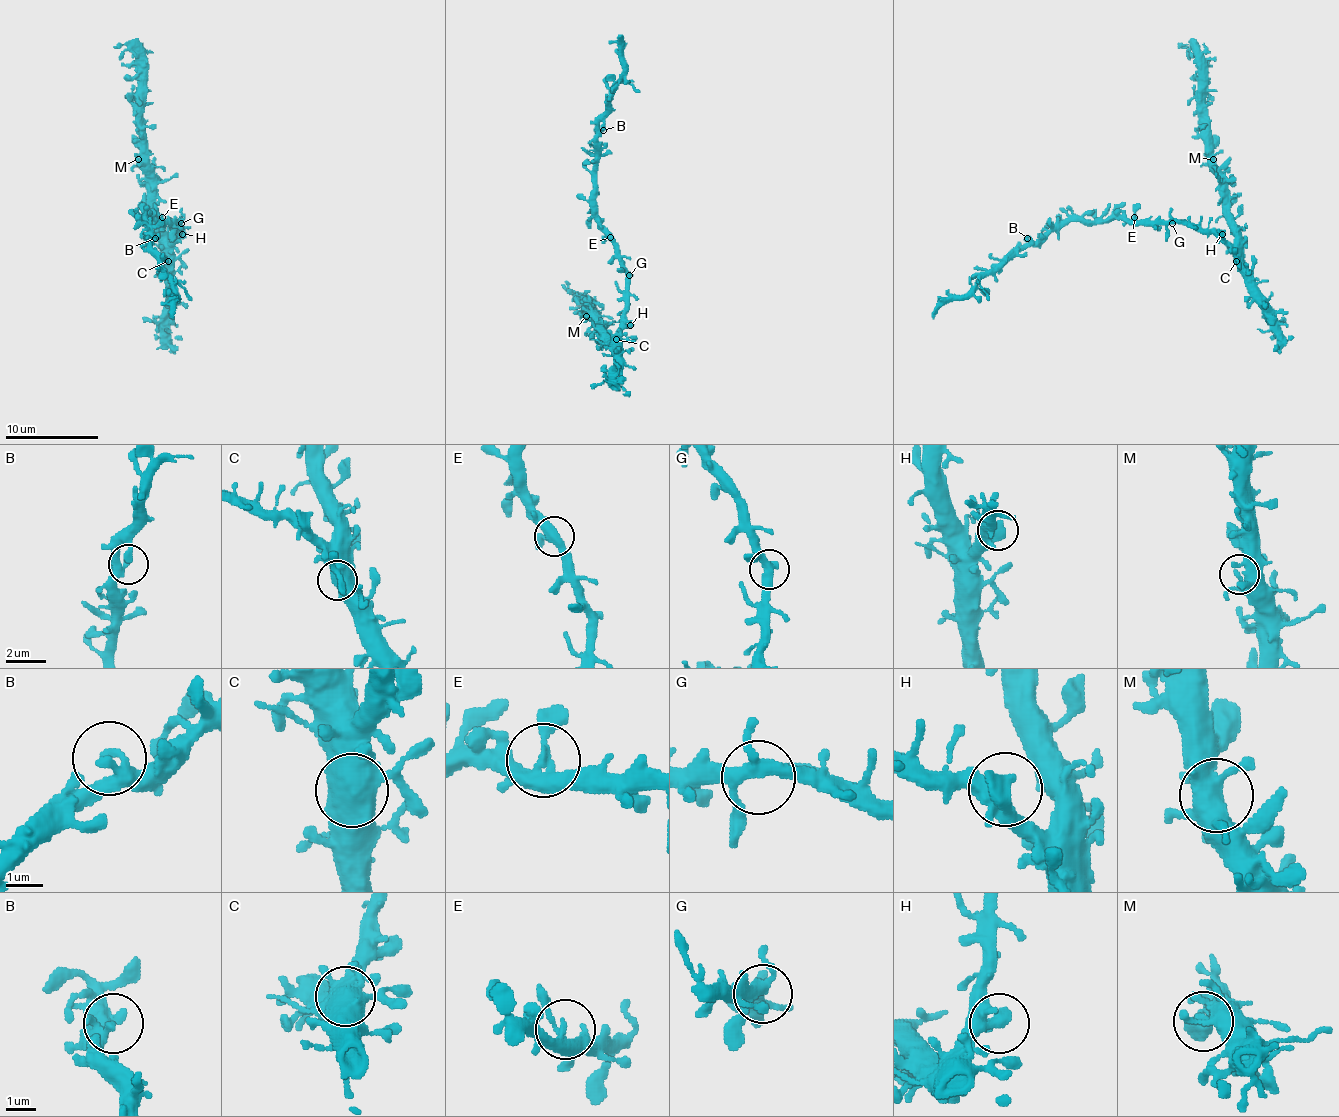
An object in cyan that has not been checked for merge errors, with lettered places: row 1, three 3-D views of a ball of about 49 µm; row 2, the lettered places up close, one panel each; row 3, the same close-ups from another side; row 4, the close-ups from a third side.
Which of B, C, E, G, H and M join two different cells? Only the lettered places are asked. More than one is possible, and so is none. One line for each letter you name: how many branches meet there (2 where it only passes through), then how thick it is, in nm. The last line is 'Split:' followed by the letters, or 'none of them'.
Split: none of them

